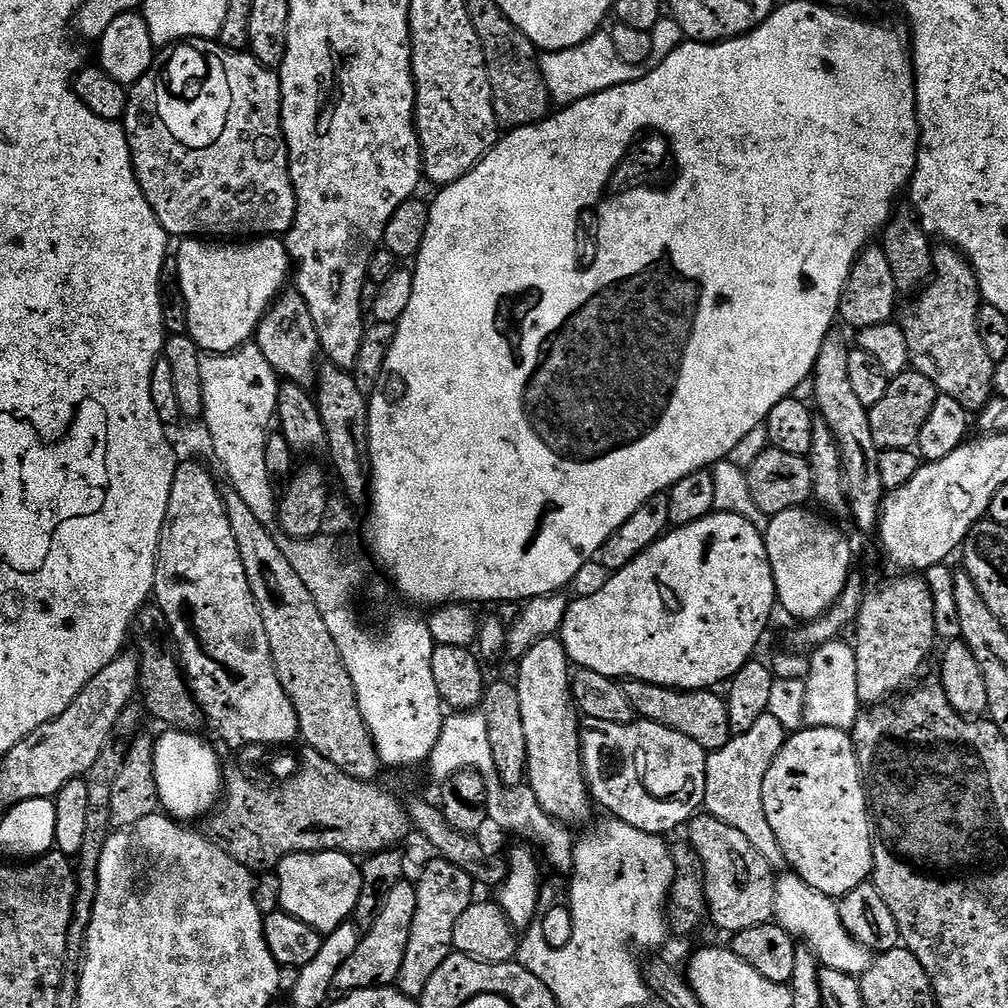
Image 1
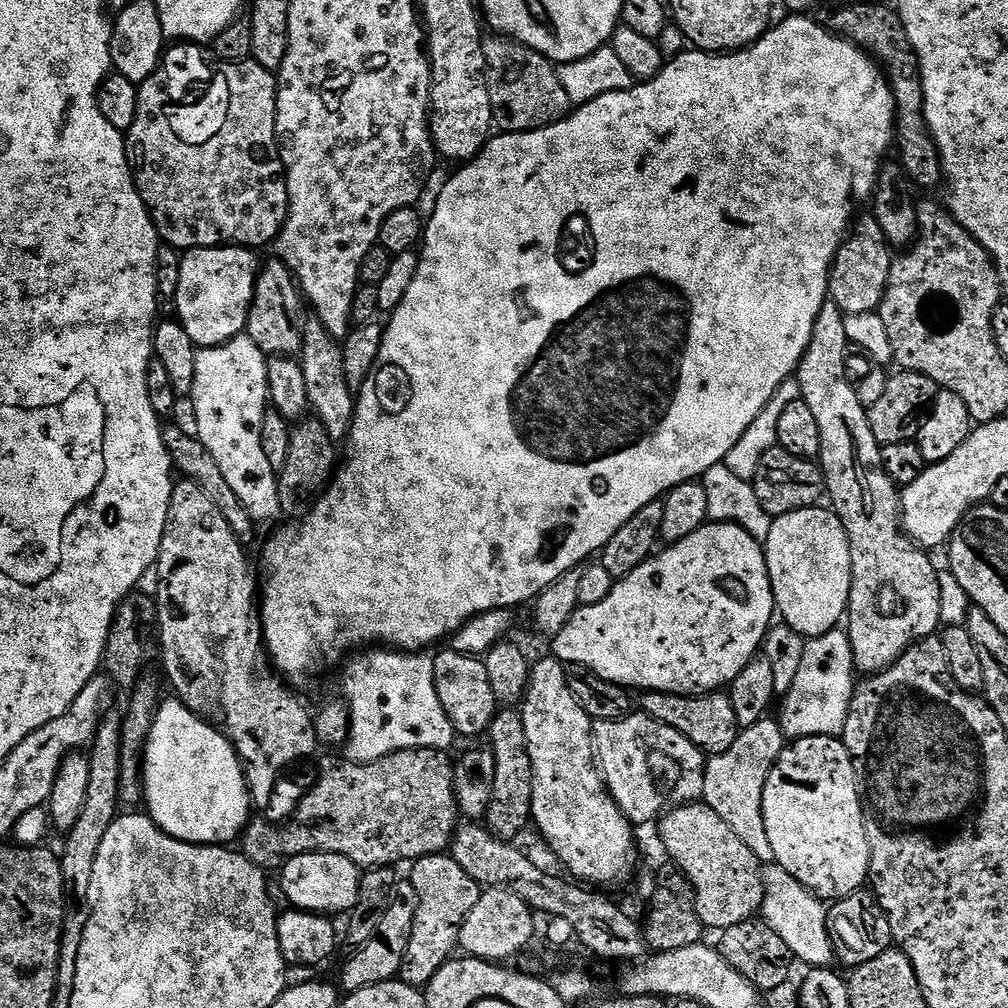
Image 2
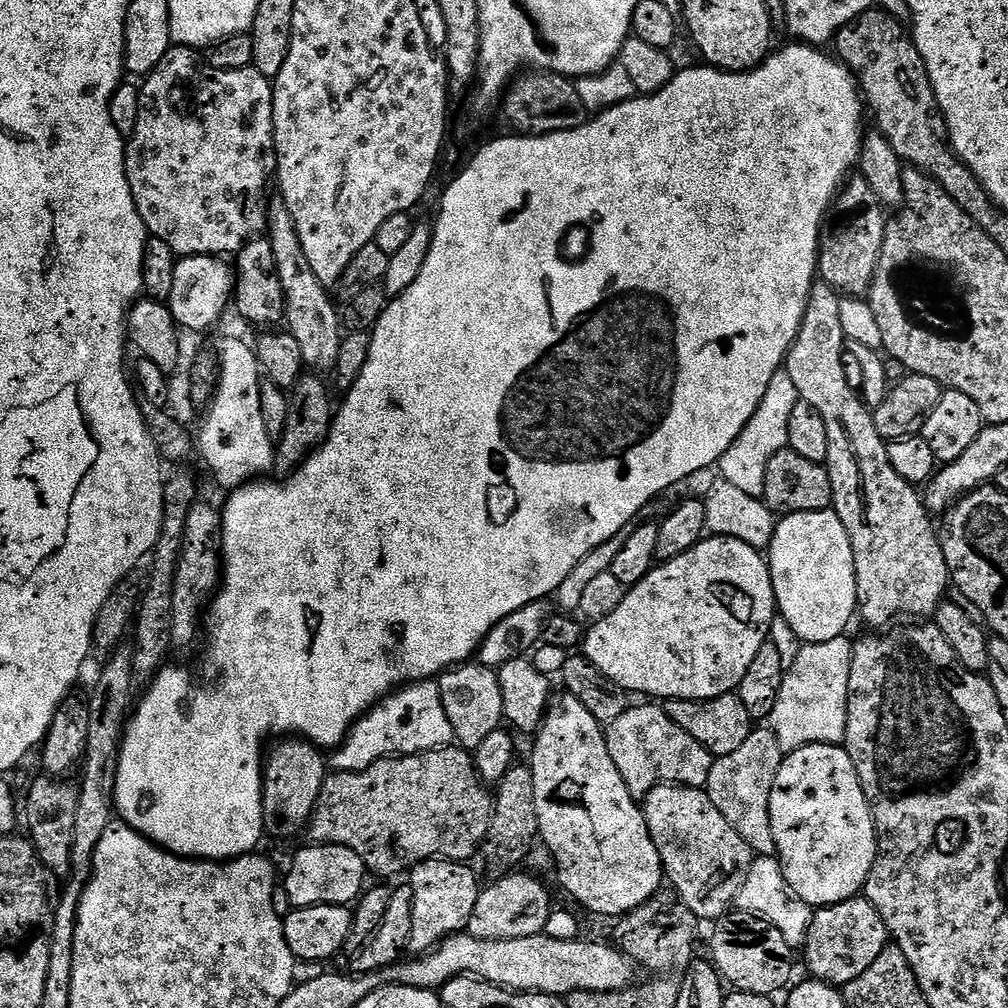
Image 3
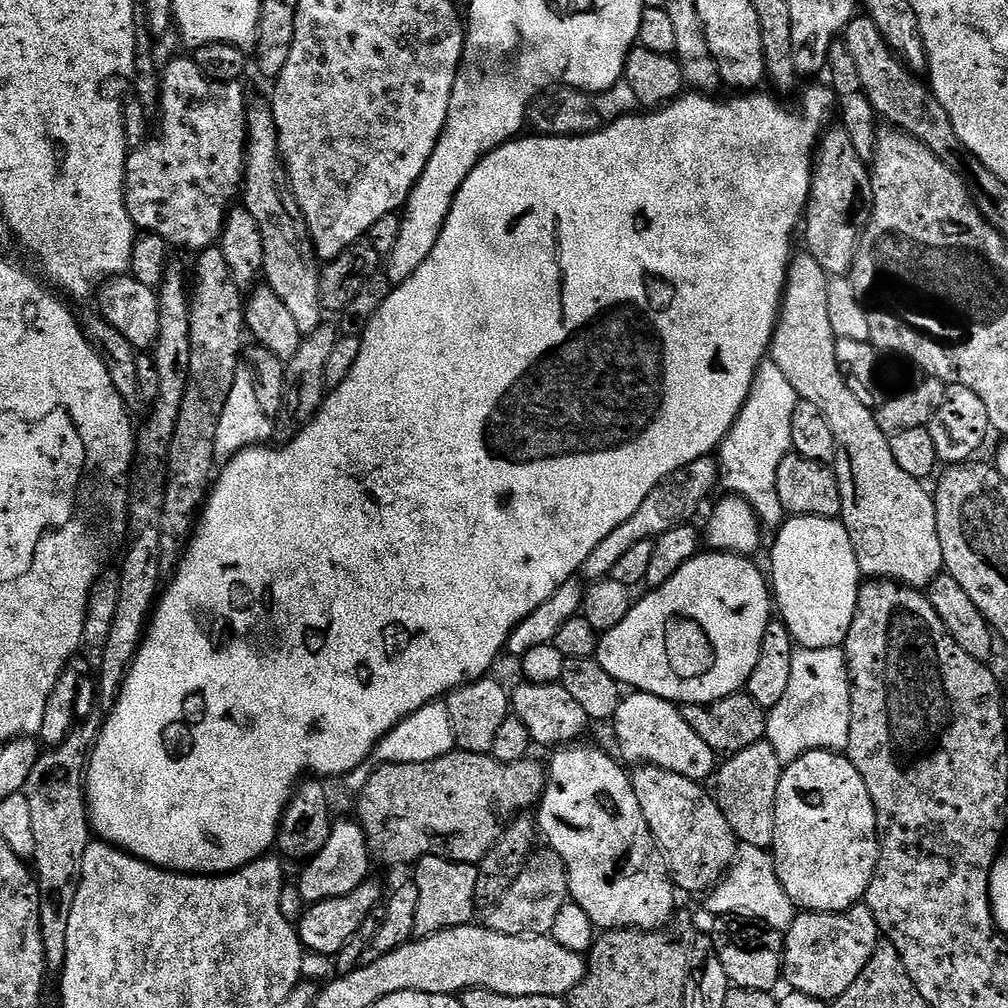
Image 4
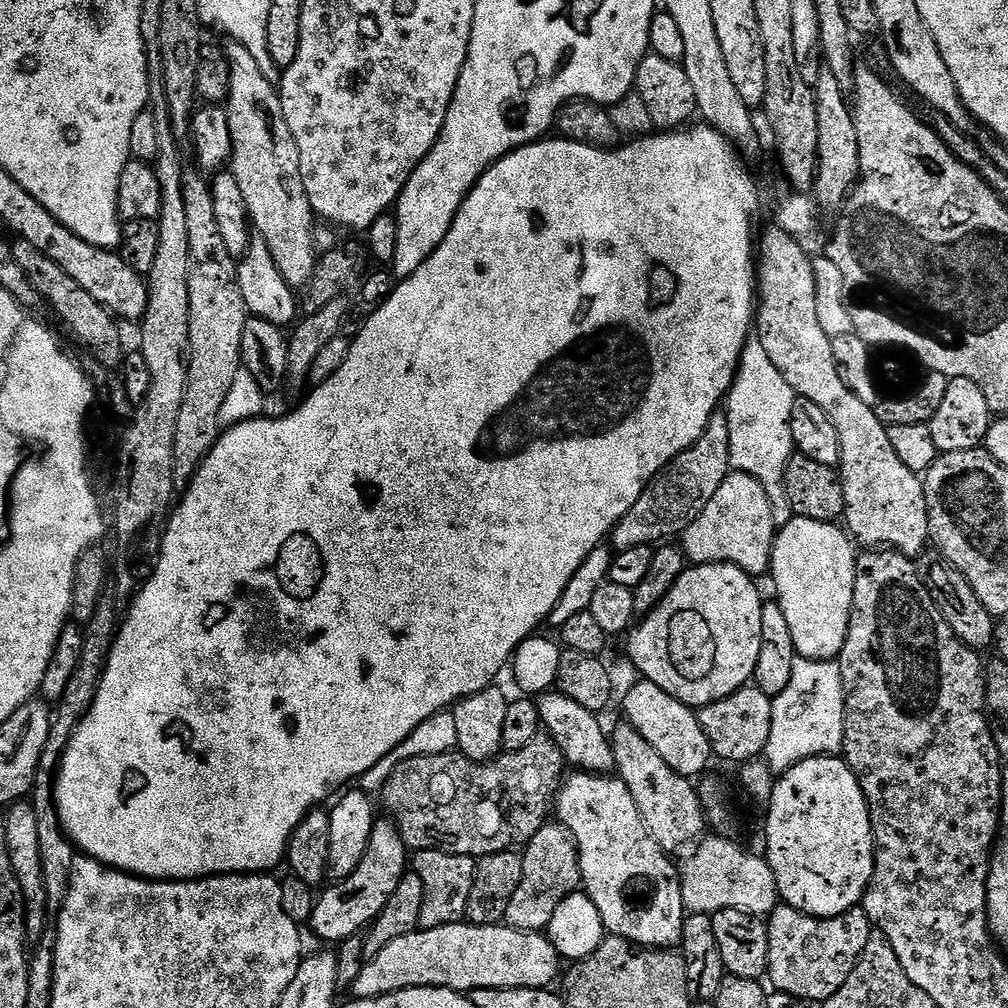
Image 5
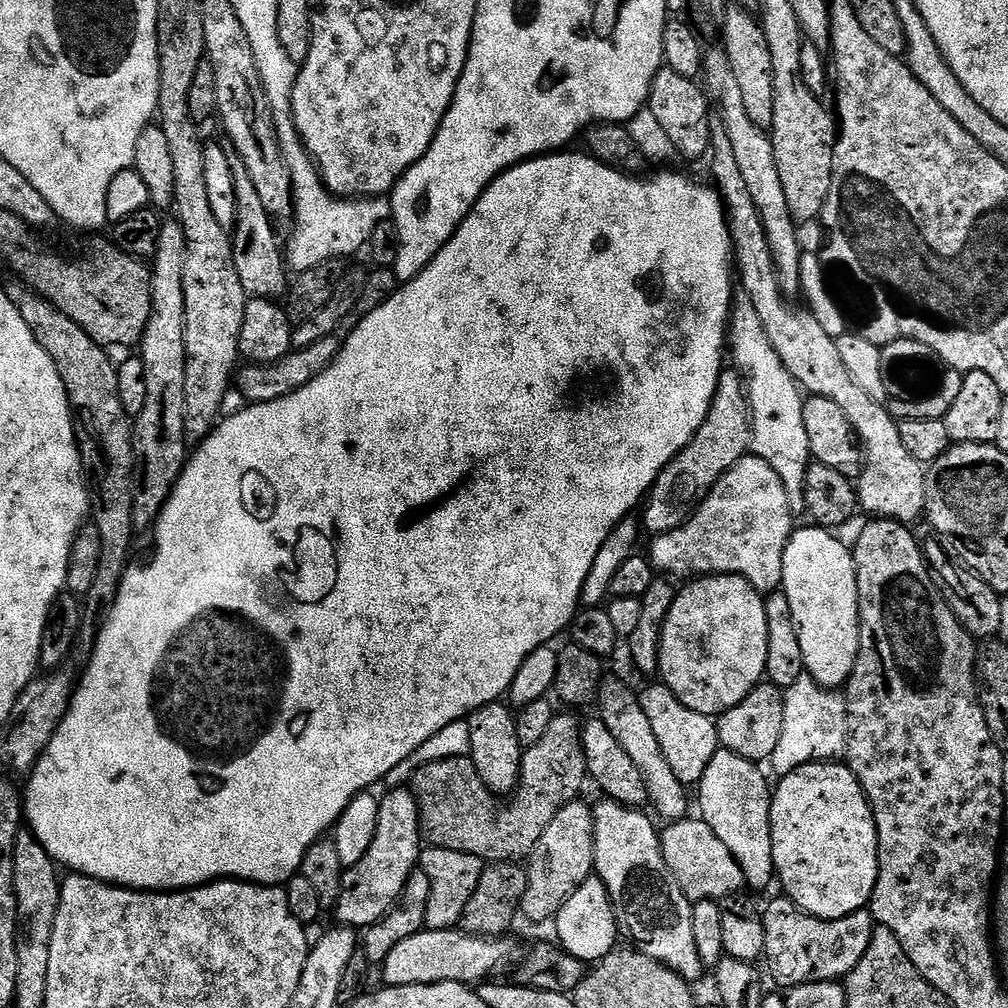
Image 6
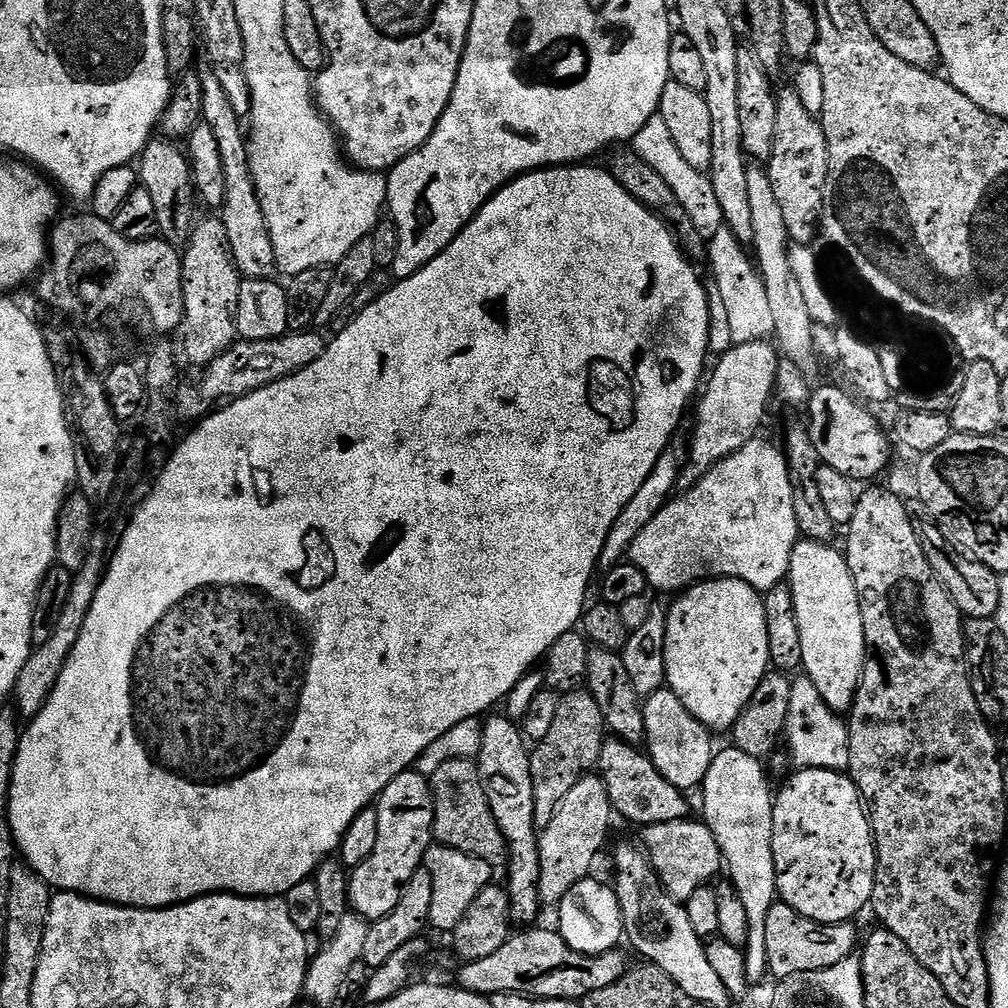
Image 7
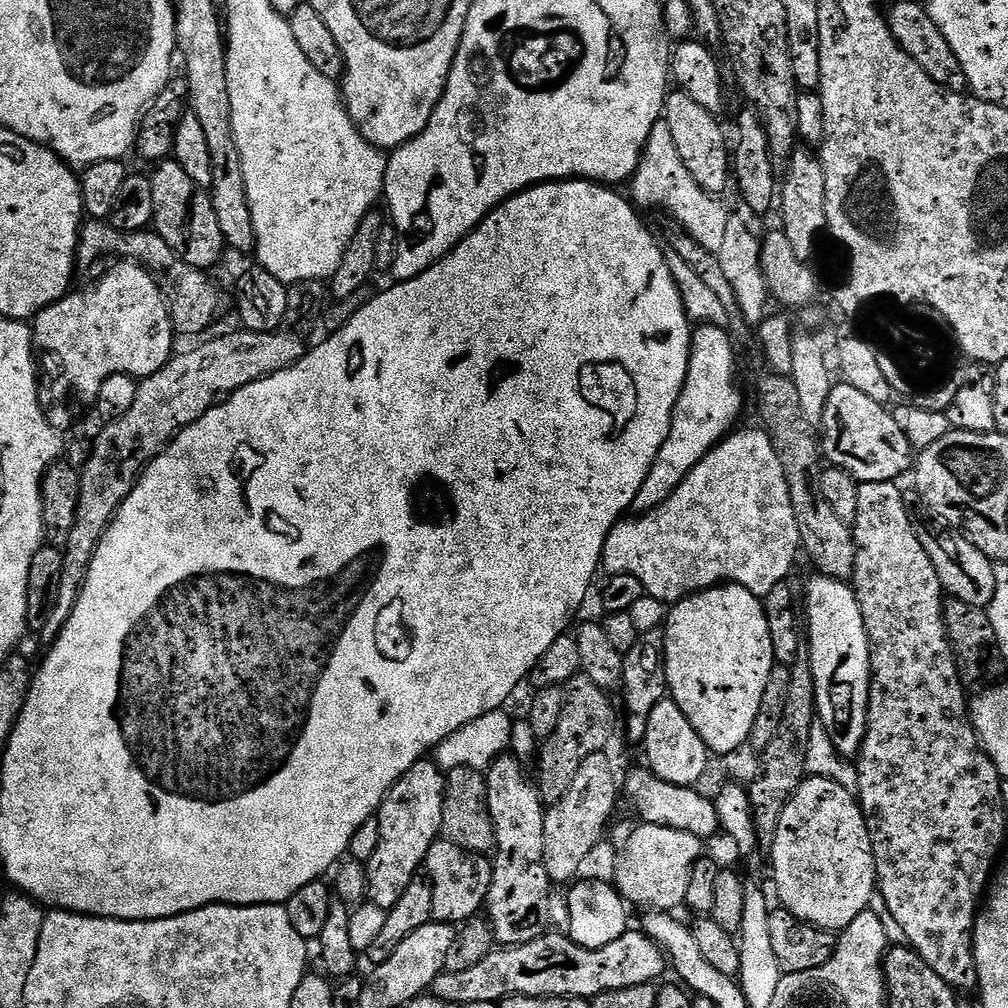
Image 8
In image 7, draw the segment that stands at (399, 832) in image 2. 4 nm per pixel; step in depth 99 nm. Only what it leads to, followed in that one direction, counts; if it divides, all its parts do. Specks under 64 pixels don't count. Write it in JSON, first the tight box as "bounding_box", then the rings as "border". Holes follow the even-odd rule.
{"bounding_box":[430,690,606,866],"border":[[[587,690],[565,692],[558,702],[558,715],[554,717],[554,726],[550,726],[550,734],[547,740],[537,741],[531,751],[531,782],[534,783],[534,820],[537,829],[543,830],[548,824],[550,804],[548,808],[548,776],[552,779],[553,801],[559,802],[565,794],[583,776],[589,775],[600,763],[600,751],[606,739],[606,725],[602,718],[602,710],[598,710],[598,702]],[[447,760],[442,762],[442,766],[438,766],[430,779],[434,798],[432,835],[435,843],[462,850],[493,866],[503,865],[506,860],[506,845],[492,817],[490,802],[486,802],[486,790],[482,790],[476,761]]]}

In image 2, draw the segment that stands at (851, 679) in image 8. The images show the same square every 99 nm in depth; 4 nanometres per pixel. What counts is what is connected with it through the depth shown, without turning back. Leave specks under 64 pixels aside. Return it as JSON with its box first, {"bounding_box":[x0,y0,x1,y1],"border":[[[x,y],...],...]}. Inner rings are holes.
{"bounding_box":[763,506,852,638],"border":[[[817,506],[777,516],[763,546],[779,619],[805,638],[833,631],[845,619],[852,589],[850,542],[834,511]]]}

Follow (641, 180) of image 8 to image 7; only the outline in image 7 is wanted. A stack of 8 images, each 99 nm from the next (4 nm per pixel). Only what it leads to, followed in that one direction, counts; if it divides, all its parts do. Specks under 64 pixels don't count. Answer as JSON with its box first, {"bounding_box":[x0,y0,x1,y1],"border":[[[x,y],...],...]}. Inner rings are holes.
{"bounding_box":[630,115,725,238],"border":[[[660,115],[652,116],[650,122],[646,122],[642,130],[638,130],[638,134],[630,142],[630,147],[636,151],[638,158],[642,158],[642,162],[654,166],[654,170],[662,174],[666,186],[674,190],[674,198],[682,202],[682,210],[690,214],[690,222],[698,226],[698,230],[705,238],[710,238],[725,225],[722,218],[722,206],[718,206],[718,197],[714,194],[711,175],[694,170],[694,166],[690,166],[686,158],[682,158],[678,145],[674,143],[674,138],[670,135],[670,130]]]}

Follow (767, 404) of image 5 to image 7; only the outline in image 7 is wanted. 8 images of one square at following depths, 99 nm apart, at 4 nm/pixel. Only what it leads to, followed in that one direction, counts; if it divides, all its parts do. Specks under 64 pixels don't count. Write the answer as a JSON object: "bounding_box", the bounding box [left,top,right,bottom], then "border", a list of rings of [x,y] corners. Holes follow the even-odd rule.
{"bounding_box":[707,225,774,345],"border":[[[728,225],[720,227],[710,237],[707,261],[714,276],[713,283],[720,290],[725,302],[735,345],[773,337],[774,318],[770,302],[767,300],[765,282],[749,251],[734,236]]]}

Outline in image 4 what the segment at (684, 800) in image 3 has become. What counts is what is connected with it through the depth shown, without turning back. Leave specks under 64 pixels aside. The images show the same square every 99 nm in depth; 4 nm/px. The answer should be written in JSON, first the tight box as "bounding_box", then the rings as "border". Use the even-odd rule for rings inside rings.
{"bounding_box":[631,764,738,893],"border":[[[641,764],[631,773],[642,818],[652,831],[652,837],[664,853],[675,887],[681,893],[707,893],[724,879],[736,856],[738,841],[726,822],[726,814],[718,806],[715,795],[704,789],[698,780],[674,774],[653,764]]]}

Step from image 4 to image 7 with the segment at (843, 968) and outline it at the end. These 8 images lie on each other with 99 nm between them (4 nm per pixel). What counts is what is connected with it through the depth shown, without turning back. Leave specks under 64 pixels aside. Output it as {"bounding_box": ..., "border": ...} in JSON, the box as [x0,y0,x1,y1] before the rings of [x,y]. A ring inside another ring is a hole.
{"bounding_box":[766,902,858,981],"border":[[[775,902],[770,908],[766,919],[766,958],[768,959],[768,972],[772,976],[773,974],[776,975],[775,979],[777,981],[782,981],[794,974],[806,974],[814,970],[826,970],[830,966],[838,966],[838,962],[842,962],[857,951],[858,940],[856,944],[856,928],[854,925],[855,923],[852,922],[842,924],[814,922],[810,918],[798,914],[798,910],[794,910],[789,904]]]}

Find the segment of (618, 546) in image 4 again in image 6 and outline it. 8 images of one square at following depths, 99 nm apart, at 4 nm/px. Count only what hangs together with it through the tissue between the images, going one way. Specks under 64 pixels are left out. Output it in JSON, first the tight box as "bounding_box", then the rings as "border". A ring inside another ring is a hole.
{"bounding_box":[643,371,752,537],"border":[[[735,371],[721,373],[706,422],[698,426],[698,434],[694,434],[687,446],[661,470],[651,486],[643,505],[643,531],[657,537],[685,524],[713,486],[749,451],[751,434],[752,417],[745,383]]]}

